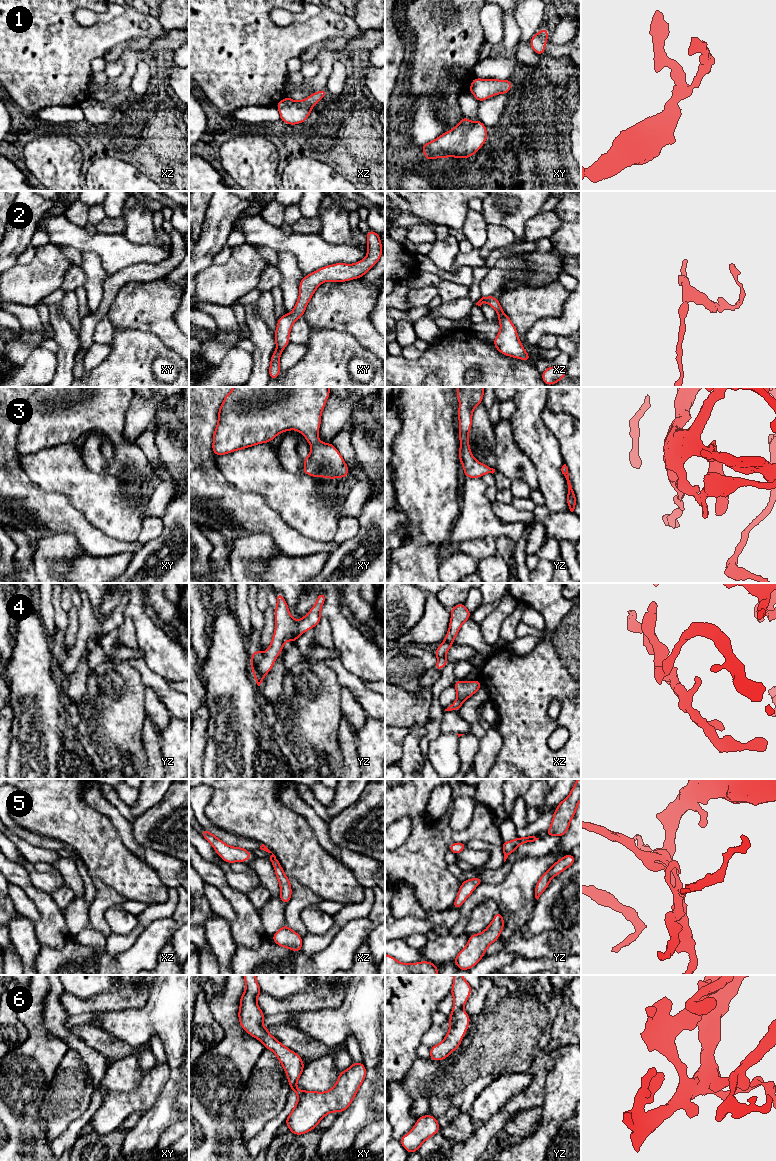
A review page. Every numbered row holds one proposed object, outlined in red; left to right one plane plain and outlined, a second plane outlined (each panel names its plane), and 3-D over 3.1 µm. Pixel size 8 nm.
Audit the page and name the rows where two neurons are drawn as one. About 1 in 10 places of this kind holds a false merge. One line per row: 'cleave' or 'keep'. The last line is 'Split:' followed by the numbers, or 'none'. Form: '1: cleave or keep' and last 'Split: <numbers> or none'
1: keep
2: keep
3: keep
4: keep
5: keep
6: keep
Split: none

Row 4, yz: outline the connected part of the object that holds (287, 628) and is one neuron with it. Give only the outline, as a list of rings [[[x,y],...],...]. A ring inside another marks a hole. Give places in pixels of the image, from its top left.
[[[320,592],[312,609],[300,620],[295,620],[288,609],[282,593],[276,593],[277,607],[275,612],[275,631],[267,652],[253,651],[250,660],[254,679],[258,686],[266,674],[272,669],[276,657],[282,652],[287,640],[296,642],[304,632],[317,626],[321,620],[320,612],[325,602],[324,592]]]

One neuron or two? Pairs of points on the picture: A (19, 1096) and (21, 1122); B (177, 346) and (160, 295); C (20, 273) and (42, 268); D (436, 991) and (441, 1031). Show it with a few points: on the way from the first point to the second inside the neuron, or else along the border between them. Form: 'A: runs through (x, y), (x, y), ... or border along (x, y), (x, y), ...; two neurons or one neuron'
A: runs through (19, 1102), (19, 1116); one neuron
B: runs through (169, 333), (160, 321), (160, 308); one neuron
C: runs through (25, 273), (37, 273); one neuron
D: border along (433, 1024), (423, 1035), (421, 1043); two neurons

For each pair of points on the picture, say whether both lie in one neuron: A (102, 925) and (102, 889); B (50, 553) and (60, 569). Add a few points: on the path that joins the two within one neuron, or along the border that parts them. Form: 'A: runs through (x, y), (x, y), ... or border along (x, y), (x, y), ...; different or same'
A: runs through (99, 916), (99, 906), (102, 898); same
B: border along (79, 556), (72, 560), (57, 562), (51, 572); different

